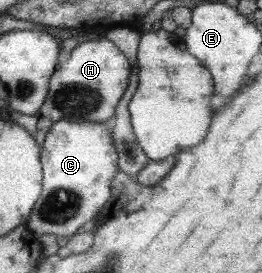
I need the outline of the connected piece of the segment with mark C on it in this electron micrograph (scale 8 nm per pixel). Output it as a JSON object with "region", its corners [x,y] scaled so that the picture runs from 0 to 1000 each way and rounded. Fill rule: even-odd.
{"region":[[[263,436],[214,443],[195,458],[172,513],[156,524],[153,590],[164,626],[160,696],[99,810],[103,832],[141,872],[160,861],[214,868],[282,861],[309,846],[324,817],[374,788],[382,762],[424,725],[420,670],[450,623],[450,568],[443,568],[443,538],[427,509],[424,454],[374,451],[374,443],[267,443]]]}

